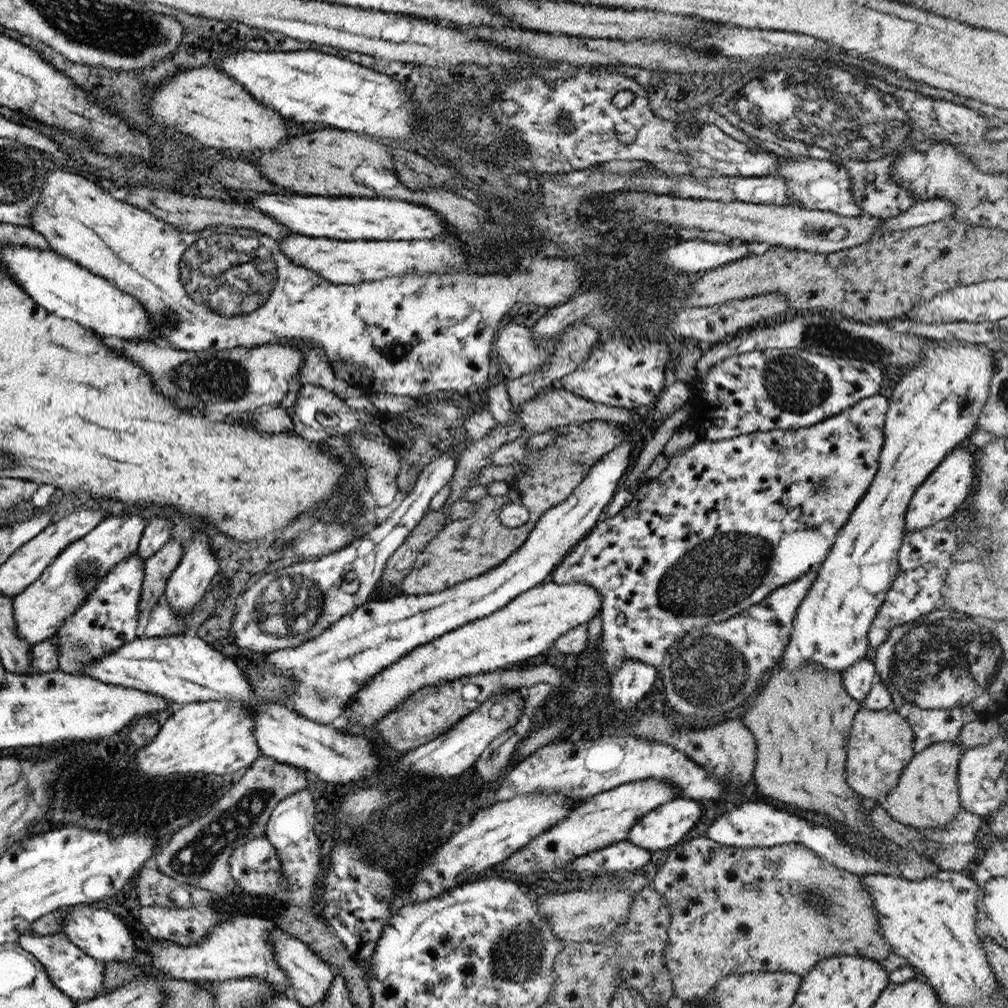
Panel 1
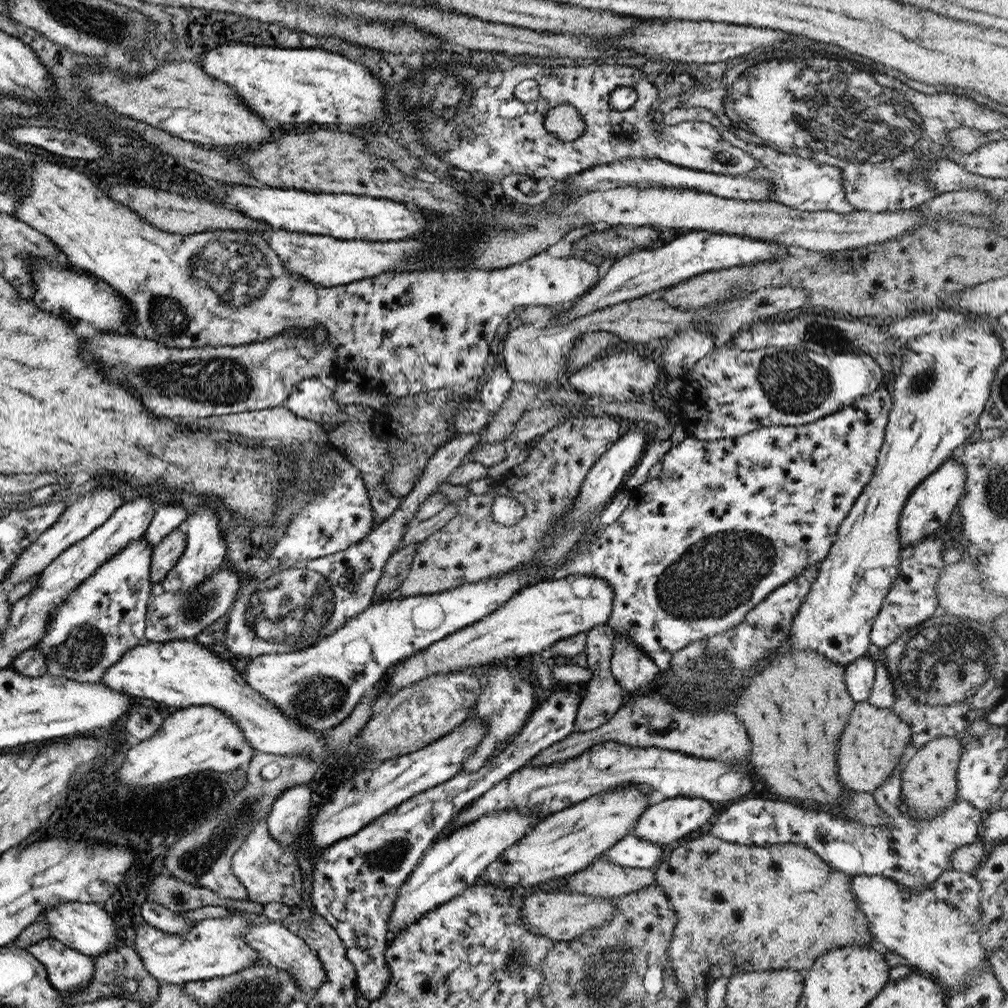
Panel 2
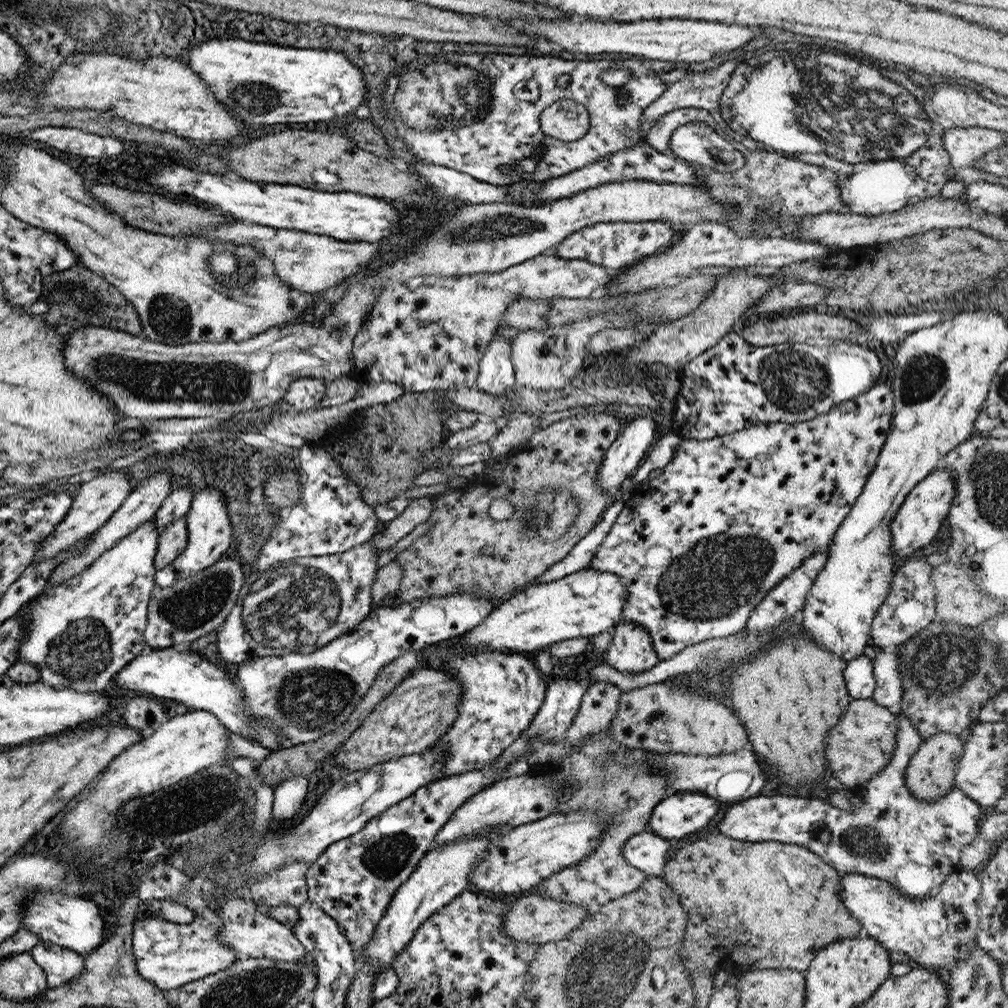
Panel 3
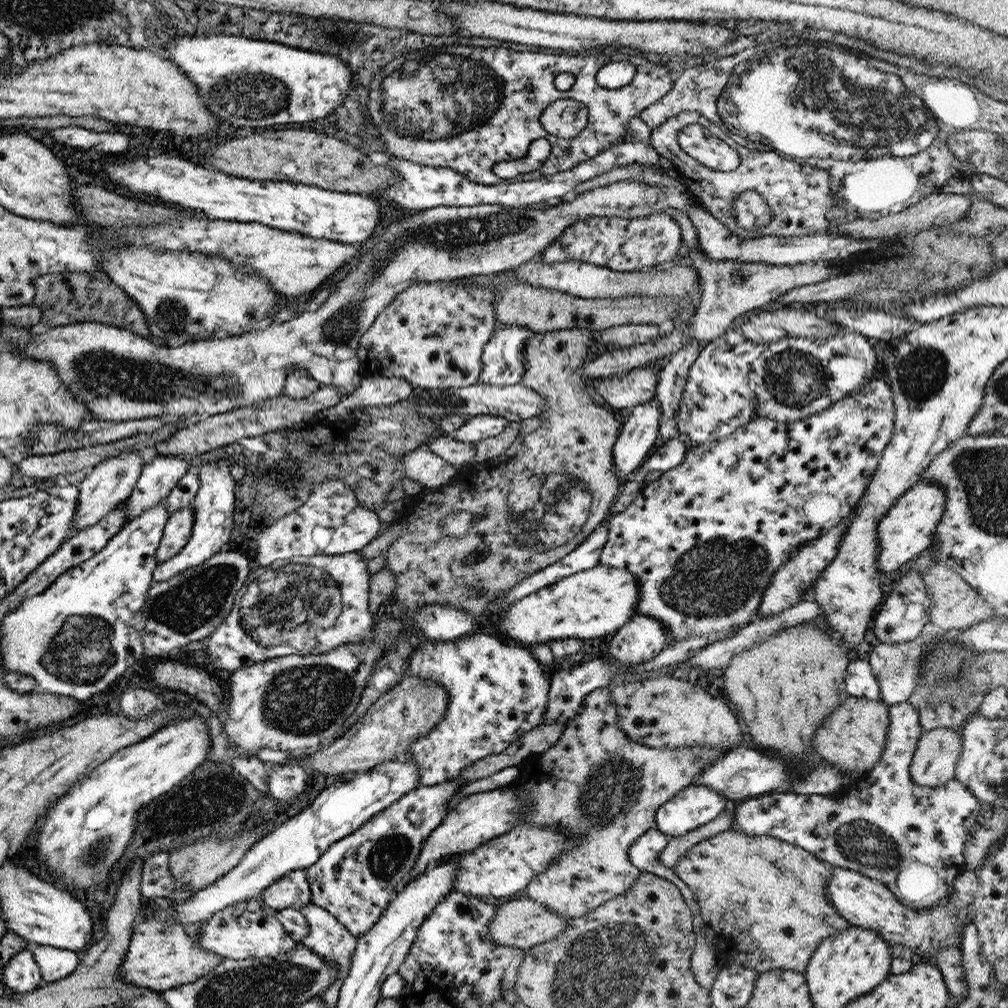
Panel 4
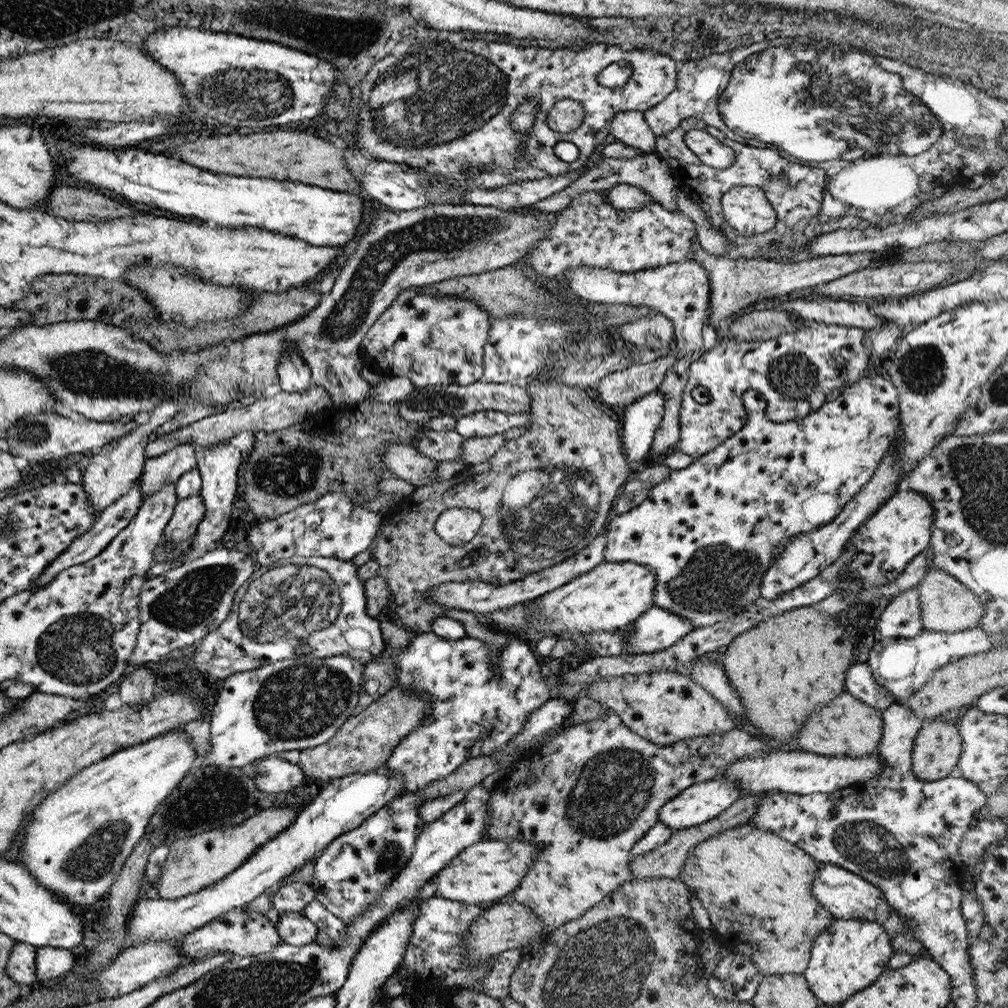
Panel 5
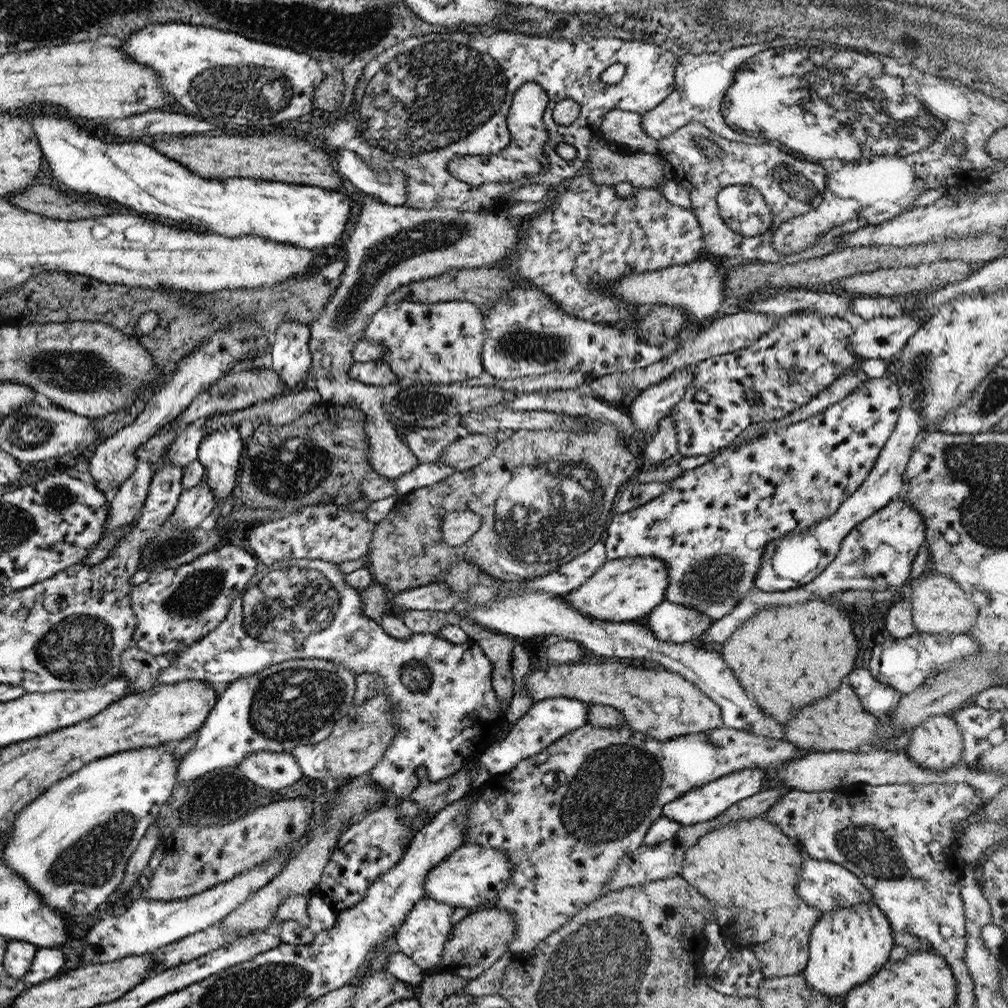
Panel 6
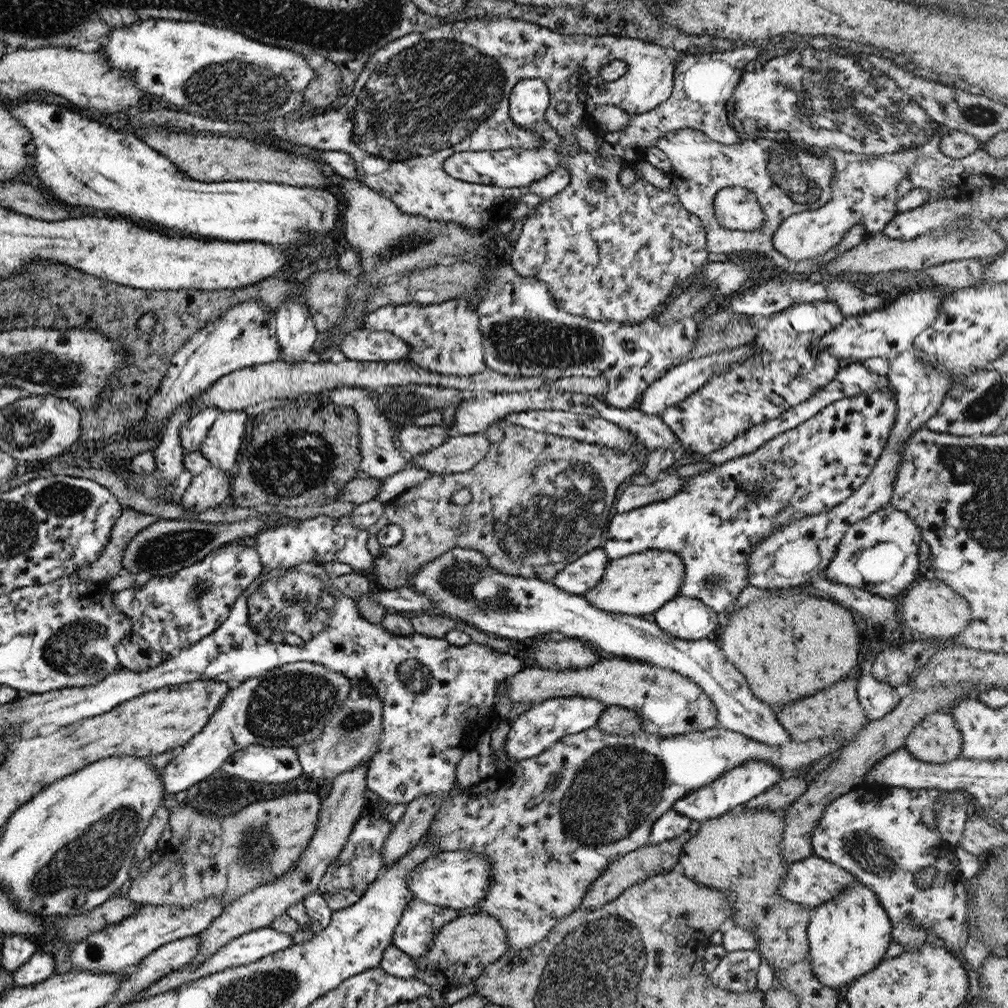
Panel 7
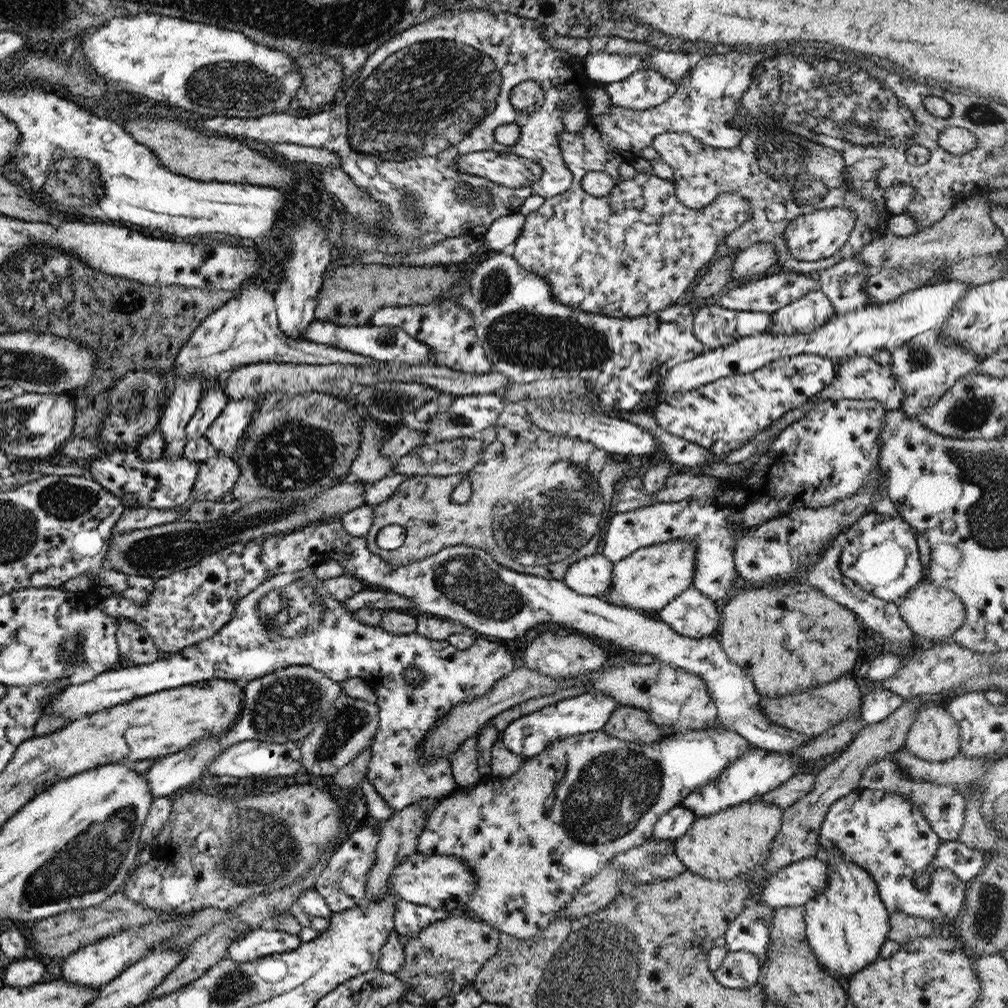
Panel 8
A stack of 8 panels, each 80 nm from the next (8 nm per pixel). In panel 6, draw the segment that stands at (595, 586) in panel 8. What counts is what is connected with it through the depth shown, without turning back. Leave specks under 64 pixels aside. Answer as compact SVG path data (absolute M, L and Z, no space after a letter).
M603 539L589 547L587 551L574 556L565 564L558 566L548 575L525 579L522 584L526 590L539 592L564 593L577 588L590 574L606 561Z

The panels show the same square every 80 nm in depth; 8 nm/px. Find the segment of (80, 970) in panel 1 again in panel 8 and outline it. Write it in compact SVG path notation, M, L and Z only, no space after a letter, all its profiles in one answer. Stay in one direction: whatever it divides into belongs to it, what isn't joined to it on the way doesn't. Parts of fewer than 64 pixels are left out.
M27 956L24 959L12 961L5 969L1 978L4 986L21 989L42 981L45 966L38 958Z

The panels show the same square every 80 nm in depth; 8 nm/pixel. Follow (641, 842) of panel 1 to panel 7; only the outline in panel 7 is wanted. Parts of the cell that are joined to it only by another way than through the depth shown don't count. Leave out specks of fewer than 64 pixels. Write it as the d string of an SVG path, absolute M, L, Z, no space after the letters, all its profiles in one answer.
M745 761L745 763L737 765L735 768L730 768L713 782L682 796L672 804L670 809L688 818L694 824L699 824L734 810L734 808L747 802L751 797L767 790L769 786L781 780L781 778L783 778L782 770L777 770L773 765L763 761Z

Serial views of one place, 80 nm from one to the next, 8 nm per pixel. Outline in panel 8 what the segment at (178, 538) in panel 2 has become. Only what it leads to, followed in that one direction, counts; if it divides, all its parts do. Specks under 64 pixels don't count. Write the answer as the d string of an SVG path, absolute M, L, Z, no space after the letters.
M209 450L206 460L198 466L189 500L203 502L216 501L219 497L226 498L238 476L239 467L231 459L231 455L223 456Z

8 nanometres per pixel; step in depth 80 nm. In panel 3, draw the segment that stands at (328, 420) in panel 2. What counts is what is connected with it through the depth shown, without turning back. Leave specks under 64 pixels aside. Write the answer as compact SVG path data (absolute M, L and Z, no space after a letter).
M301 377L288 386L281 399L294 411L314 411L324 395L325 387L322 380Z

